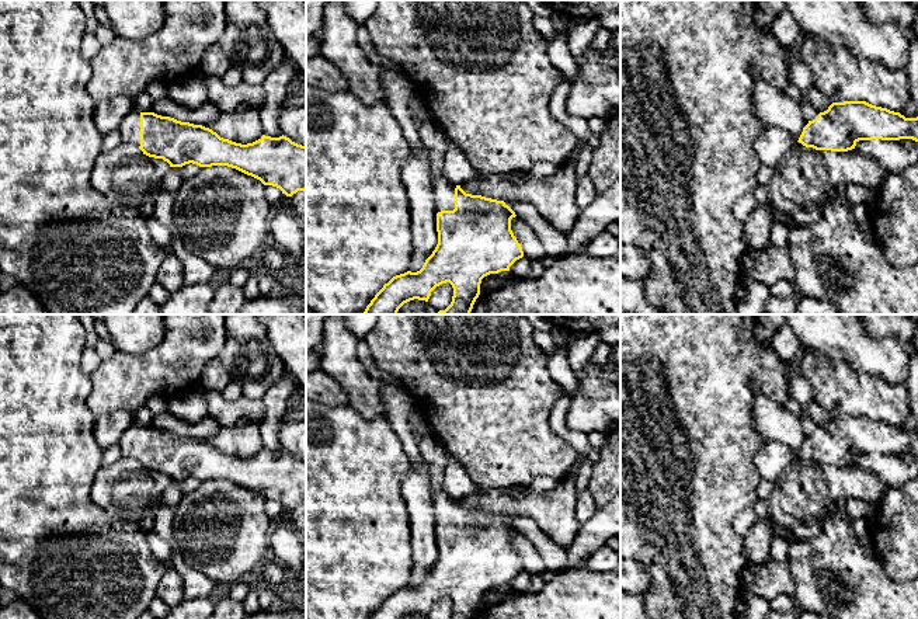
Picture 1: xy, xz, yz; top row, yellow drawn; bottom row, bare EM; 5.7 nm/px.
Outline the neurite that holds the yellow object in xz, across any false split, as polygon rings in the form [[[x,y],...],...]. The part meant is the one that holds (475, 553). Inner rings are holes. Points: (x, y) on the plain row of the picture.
[[[411,410],[408,422],[423,434],[418,446],[431,477],[438,559],[420,585],[393,591],[369,619],[428,616],[431,606],[446,597],[453,602],[451,619],[474,619],[484,591],[510,585],[524,571],[511,545],[511,533],[517,529],[504,515],[466,508],[448,495],[444,490],[445,446],[420,410]]]

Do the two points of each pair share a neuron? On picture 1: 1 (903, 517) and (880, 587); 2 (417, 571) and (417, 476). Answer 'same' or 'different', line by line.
1: different
2: same

